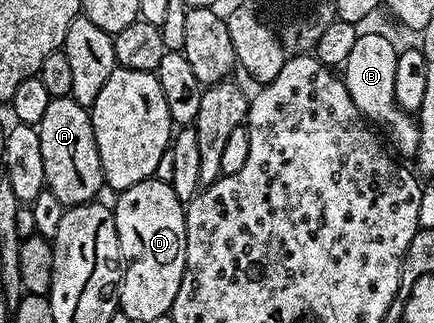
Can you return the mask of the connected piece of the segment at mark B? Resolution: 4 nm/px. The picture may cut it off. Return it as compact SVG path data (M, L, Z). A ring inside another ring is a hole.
M361 32L357 36L354 48L351 49L350 55L342 67L342 76L346 91L350 91L350 99L354 99L354 107L358 107L358 111L365 121L371 123L383 134L387 144L401 158L408 157L404 159L412 159L415 158L418 151L418 127L416 126L415 116L407 113L396 102L396 96L394 95L394 67L396 66L397 56L398 49L392 46L390 38L383 37L380 33Z

